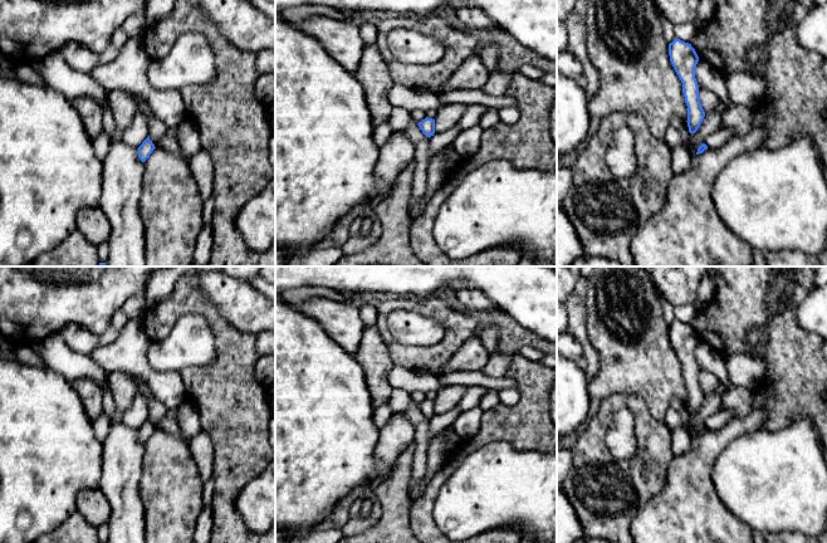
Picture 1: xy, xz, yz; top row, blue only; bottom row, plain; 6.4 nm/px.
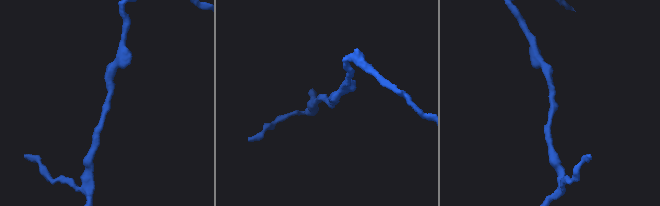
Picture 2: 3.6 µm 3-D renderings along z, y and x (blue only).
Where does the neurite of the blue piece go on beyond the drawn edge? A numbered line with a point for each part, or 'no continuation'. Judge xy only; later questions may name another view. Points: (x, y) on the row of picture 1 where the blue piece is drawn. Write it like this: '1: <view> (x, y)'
no continuation

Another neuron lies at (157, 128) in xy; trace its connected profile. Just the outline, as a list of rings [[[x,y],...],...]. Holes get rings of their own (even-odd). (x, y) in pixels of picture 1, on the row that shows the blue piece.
[[[138,94],[134,96],[134,99],[137,103],[137,109],[145,114],[148,126],[148,136],[153,138],[161,138],[167,134],[168,127],[155,116],[147,101]]]

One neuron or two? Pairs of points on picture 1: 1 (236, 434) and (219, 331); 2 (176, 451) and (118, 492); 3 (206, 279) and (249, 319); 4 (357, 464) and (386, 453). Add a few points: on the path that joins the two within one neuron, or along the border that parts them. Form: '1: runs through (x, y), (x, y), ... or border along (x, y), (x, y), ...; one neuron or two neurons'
1: runs through (234, 409), (233, 356); one neuron
2: border along (145, 446), (140, 482), (142, 504); two neurons
3: runs through (216, 287), (239, 309); one neuron
4: border along (378, 429), (376, 456), (385, 463), (395, 464); two neurons

